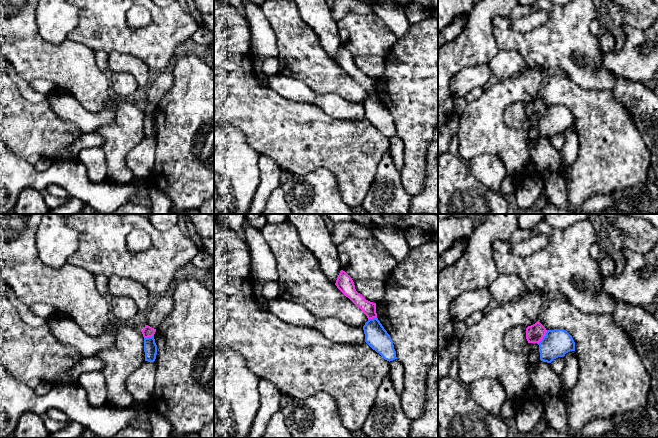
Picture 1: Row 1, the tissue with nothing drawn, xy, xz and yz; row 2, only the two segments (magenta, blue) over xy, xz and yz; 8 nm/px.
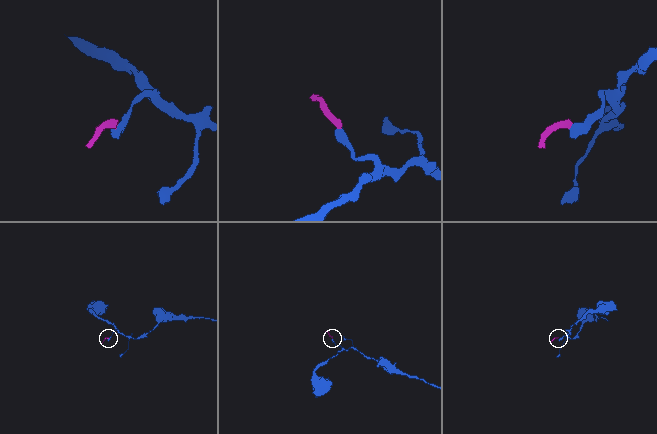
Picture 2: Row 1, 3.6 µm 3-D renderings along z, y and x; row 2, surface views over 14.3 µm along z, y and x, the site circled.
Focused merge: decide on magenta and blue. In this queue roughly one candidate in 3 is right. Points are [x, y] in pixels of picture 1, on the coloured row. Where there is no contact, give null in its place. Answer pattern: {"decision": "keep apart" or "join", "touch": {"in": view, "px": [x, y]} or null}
{"decision": "keep apart", "touch": {"in": "yz", "px": [543, 336]}}

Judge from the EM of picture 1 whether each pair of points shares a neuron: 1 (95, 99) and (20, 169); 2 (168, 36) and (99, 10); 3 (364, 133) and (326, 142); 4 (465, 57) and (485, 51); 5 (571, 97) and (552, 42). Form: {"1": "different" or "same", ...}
{"1": "different", "2": "same", "3": "same", "4": "same", "5": "different"}

